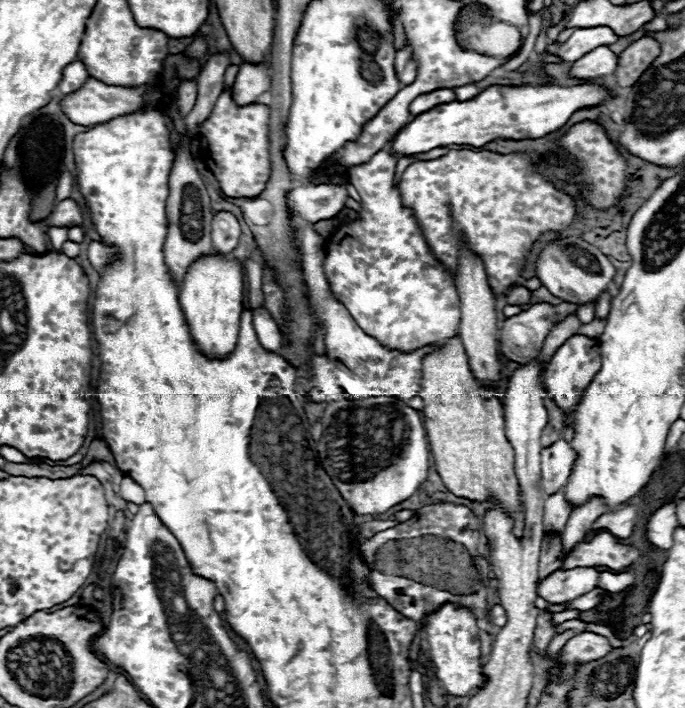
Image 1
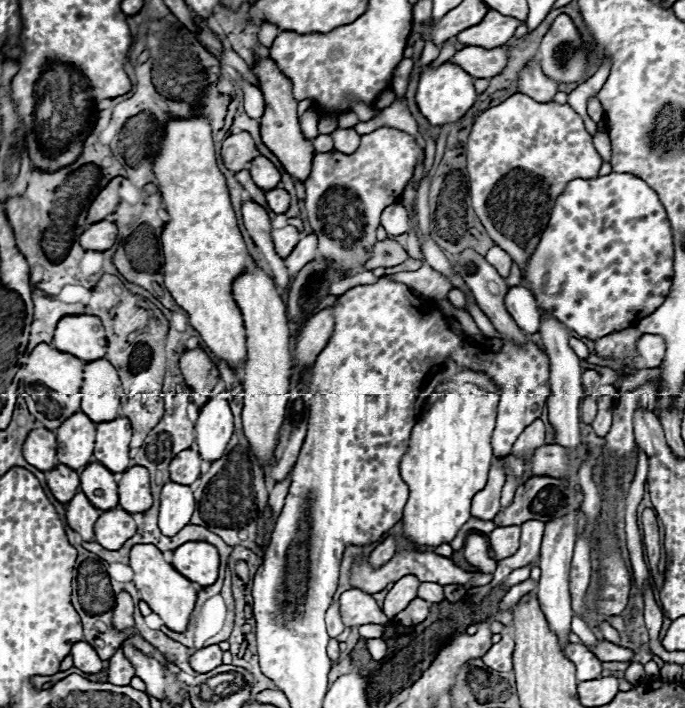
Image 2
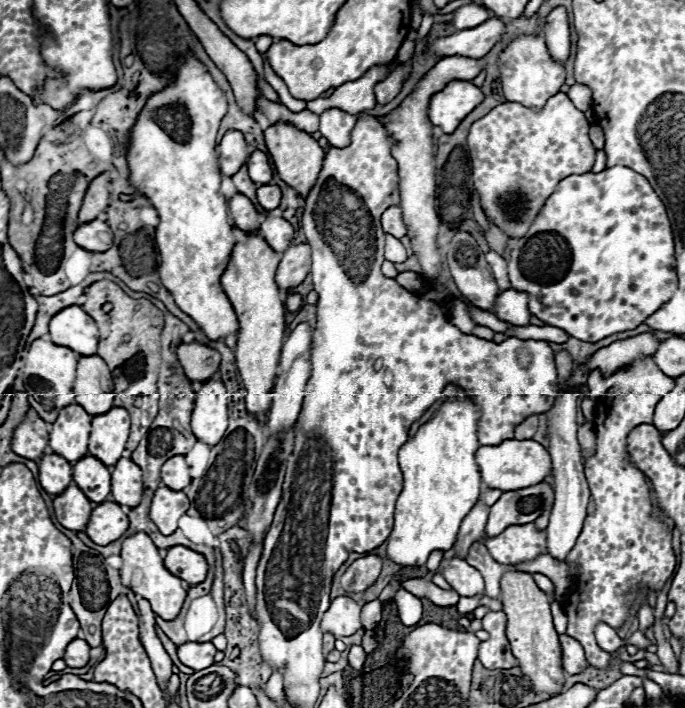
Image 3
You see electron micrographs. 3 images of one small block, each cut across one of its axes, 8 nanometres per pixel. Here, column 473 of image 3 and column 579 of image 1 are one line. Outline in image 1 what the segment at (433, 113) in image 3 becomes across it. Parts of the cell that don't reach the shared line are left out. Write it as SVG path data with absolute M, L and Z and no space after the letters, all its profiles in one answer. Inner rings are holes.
M604 76L594 82L576 84L576 86L490 86L472 100L466 102L448 102L416 116L414 122L406 124L390 142L392 154L418 154L432 148L442 148L450 144L470 144L484 146L496 138L504 140L524 140L524 138L542 138L550 132L558 132L574 112L580 108L594 108L610 102L616 96L614 88L606 82Z

